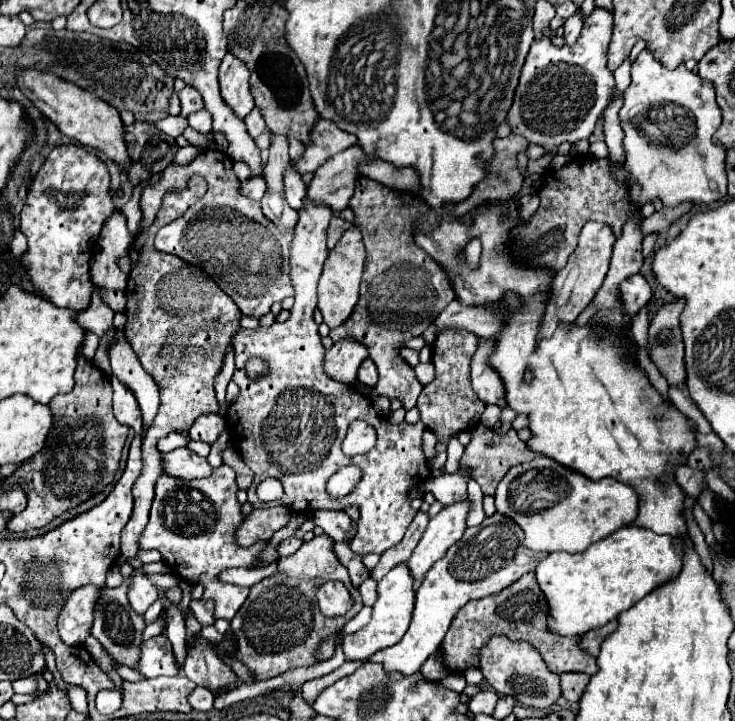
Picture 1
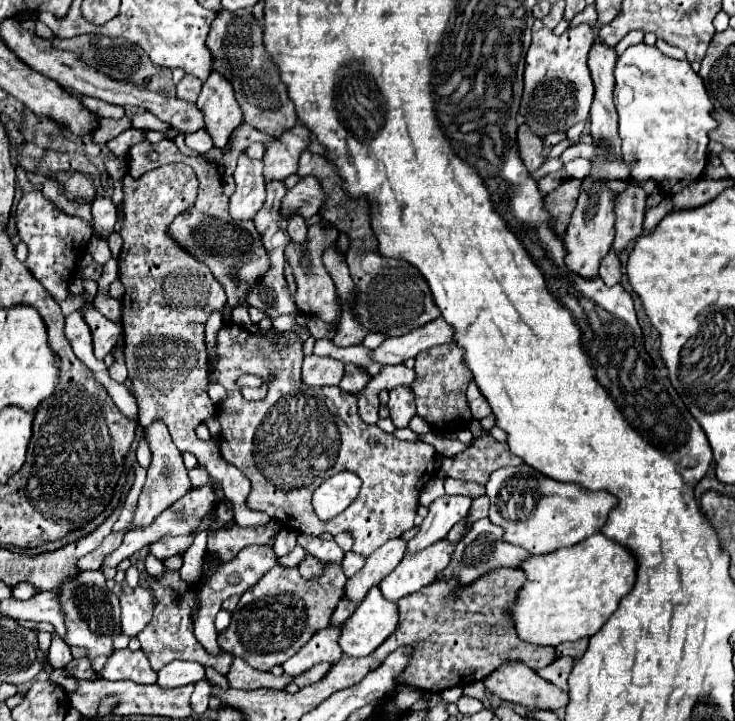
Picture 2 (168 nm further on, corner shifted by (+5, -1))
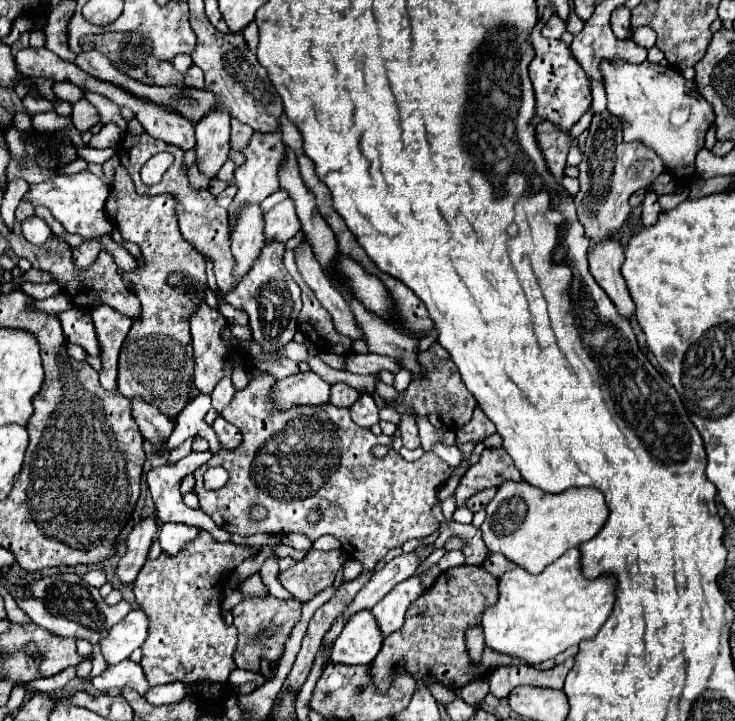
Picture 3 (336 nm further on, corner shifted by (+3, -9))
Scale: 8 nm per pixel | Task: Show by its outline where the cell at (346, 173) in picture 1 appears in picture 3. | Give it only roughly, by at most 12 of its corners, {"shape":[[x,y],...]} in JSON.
{"shape":[[292,199],[264,215],[266,243],[286,243],[298,231]]}

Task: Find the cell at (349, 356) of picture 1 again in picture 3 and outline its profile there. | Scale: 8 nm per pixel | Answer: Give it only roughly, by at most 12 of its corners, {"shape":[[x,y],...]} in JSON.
{"shape":[[312,371],[278,381],[270,399],[278,411],[322,405],[330,385]]}

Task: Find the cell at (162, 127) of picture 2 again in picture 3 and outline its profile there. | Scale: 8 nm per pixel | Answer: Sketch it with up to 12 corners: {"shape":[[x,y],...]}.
{"shape":[[86,93],[86,99],[98,109],[102,123],[116,123],[126,131],[118,105],[98,93]]}

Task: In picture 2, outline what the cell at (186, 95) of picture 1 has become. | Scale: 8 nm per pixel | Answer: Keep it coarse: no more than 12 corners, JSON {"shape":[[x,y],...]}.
{"shape":[[184,75],[176,85],[176,97],[196,103],[202,83]]}

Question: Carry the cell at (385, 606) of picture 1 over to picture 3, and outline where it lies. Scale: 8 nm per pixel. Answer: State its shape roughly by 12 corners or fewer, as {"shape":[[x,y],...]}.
{"shape":[[370,611],[350,619],[330,661],[368,665],[382,647]]}

